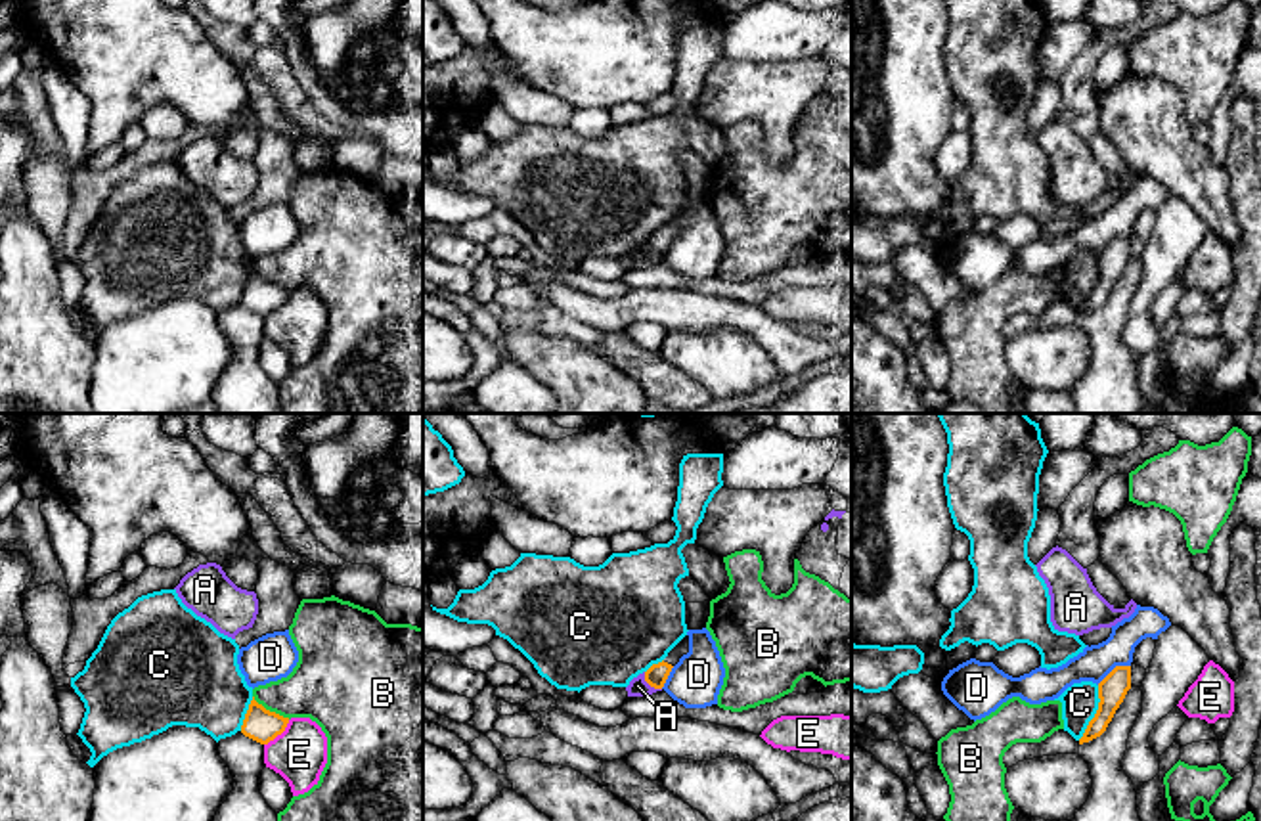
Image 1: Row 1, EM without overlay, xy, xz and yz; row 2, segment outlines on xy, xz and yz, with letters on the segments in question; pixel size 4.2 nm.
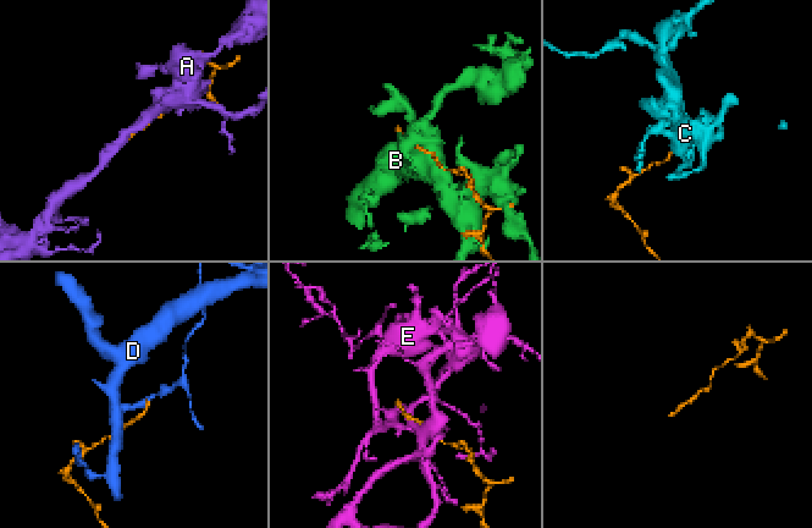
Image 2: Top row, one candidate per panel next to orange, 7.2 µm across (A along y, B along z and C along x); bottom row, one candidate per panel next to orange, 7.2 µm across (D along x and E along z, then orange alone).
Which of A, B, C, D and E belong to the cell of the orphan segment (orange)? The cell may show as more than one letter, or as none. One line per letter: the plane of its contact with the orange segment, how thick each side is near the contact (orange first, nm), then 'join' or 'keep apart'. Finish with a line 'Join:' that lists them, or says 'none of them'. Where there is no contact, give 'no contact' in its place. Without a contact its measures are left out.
A: meets orange in xz; 90 nm thick on the orange side, 80 nm on the other; keep apart
B: meets orange in xy; 140 nm thick on the orange side, 280 nm on the other; keep apart
C: meets orange in yz; 120 nm thick on the orange side, 160 nm on the other; keep apart
D: meets orange in yz; 120 nm thick on the orange side, 150 nm on the other; keep apart
E: meets orange in xy; 140 nm thick on the orange side, 240 nm on the other; keep apart
Join: none of them

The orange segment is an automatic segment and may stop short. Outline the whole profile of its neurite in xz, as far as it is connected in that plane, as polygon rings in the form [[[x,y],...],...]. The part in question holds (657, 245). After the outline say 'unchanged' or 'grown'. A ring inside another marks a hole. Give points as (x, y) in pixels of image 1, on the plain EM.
[[[685,207],[670,224],[668,228],[658,233],[653,235],[647,243],[645,243],[645,253],[654,258],[654,260],[662,260],[672,239],[679,233],[679,230],[683,226],[689,224],[689,207]]] | grown

